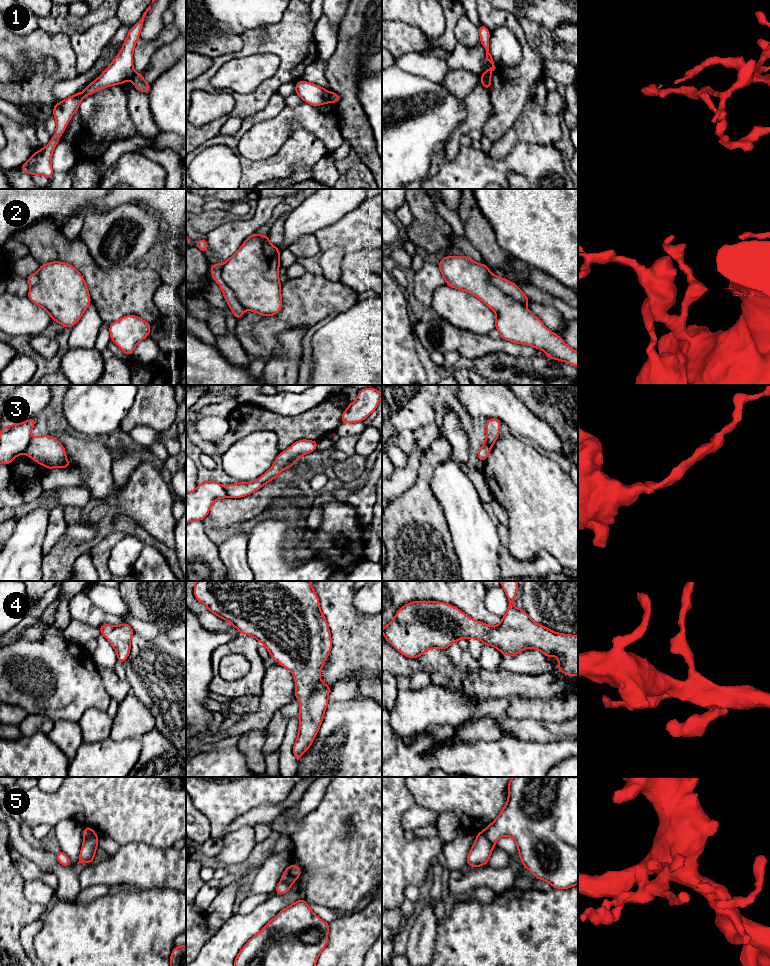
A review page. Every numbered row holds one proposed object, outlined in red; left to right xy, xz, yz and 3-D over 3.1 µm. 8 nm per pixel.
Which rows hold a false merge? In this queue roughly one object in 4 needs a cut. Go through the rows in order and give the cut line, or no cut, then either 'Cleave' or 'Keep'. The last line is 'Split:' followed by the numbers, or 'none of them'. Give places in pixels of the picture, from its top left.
1: Split along xz (329, 93), (330, 101). Cleave
2: No split. Keep
3: Split along xy (31, 439), (24, 452). Cleave
4: No split. Keep
5: Split along yz (483, 831), (493, 845). Cleave
Split: 1, 3, 5

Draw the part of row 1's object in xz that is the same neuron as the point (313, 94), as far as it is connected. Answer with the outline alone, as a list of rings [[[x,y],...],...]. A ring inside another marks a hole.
[[[300,80],[296,83],[295,94],[313,106],[320,106],[330,102],[330,92],[319,85]]]

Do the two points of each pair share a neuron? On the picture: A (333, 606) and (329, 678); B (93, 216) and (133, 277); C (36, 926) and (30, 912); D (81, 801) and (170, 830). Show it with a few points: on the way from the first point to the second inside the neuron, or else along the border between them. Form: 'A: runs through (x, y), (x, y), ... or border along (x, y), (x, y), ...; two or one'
A: runs through (340, 624), (340, 660); one
B: border along (135, 263), (129, 266), (103, 269); two
C: border along (42, 917), (27, 923), (21, 929), (21, 941); two
D: runs through (103, 801), (141, 801), (148, 808); one

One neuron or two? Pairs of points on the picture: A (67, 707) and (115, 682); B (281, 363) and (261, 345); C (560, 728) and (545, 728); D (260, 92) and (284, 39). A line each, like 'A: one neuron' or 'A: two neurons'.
A: two neurons
B: two neurons
C: one neuron
D: one neuron

